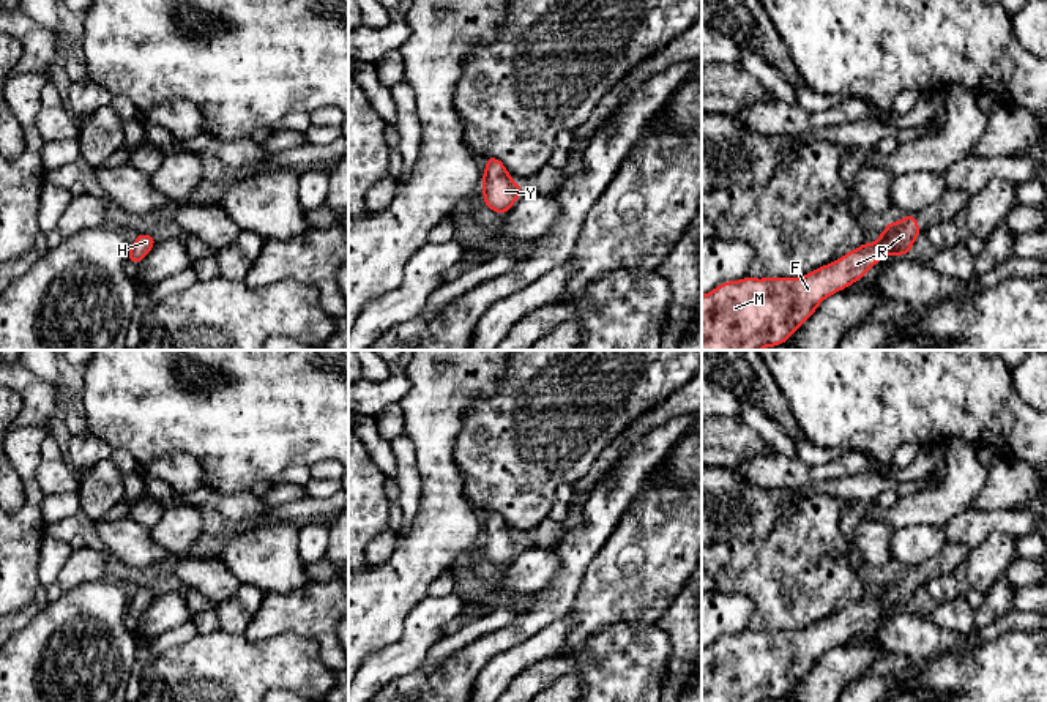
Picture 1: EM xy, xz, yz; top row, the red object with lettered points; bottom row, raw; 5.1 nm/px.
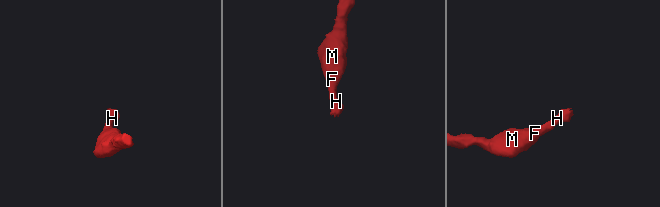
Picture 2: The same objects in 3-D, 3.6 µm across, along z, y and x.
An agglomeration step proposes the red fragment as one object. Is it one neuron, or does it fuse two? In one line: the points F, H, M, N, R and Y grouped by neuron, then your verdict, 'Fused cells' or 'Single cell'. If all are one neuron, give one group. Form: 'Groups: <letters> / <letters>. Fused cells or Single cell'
Groups: F H M N R Y. Single cell

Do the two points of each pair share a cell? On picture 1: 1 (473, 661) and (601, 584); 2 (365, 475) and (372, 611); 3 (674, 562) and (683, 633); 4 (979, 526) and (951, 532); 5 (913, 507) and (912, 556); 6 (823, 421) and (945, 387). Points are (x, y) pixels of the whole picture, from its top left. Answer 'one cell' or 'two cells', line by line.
1: two cells
2: two cells
3: two cells
4: one cell
5: two cells
6: one cell

